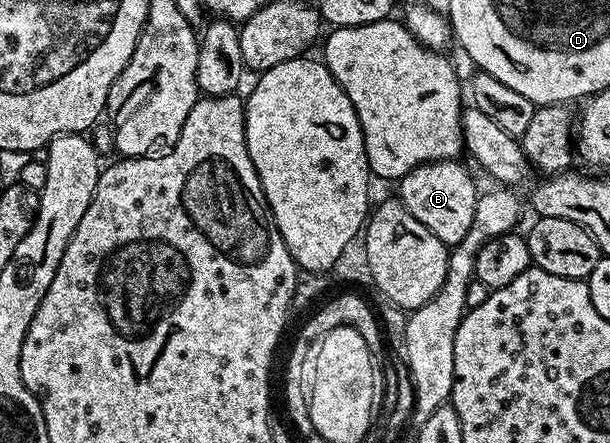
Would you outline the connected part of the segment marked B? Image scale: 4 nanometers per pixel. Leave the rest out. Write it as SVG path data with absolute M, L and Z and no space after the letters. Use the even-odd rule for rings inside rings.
M459 160L426 162L425 165L410 170L397 182L397 186L399 186L398 201L403 203L403 207L413 217L421 220L421 224L425 224L425 228L429 228L429 232L433 232L433 236L437 236L437 240L441 240L449 248L457 246L461 240L465 240L465 232L469 232L469 228L473 224L473 212L477 208L477 200L480 196L480 191L475 190L475 182L471 179L470 172L461 163L462 161Z

